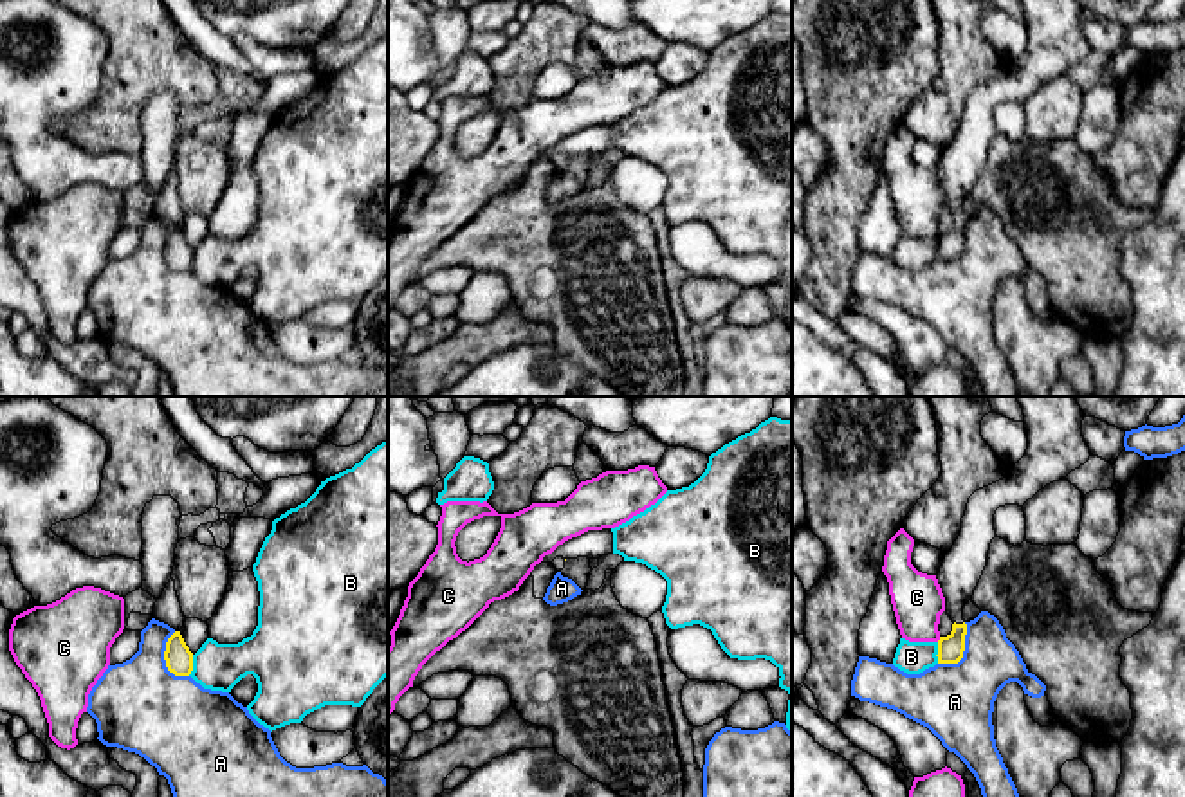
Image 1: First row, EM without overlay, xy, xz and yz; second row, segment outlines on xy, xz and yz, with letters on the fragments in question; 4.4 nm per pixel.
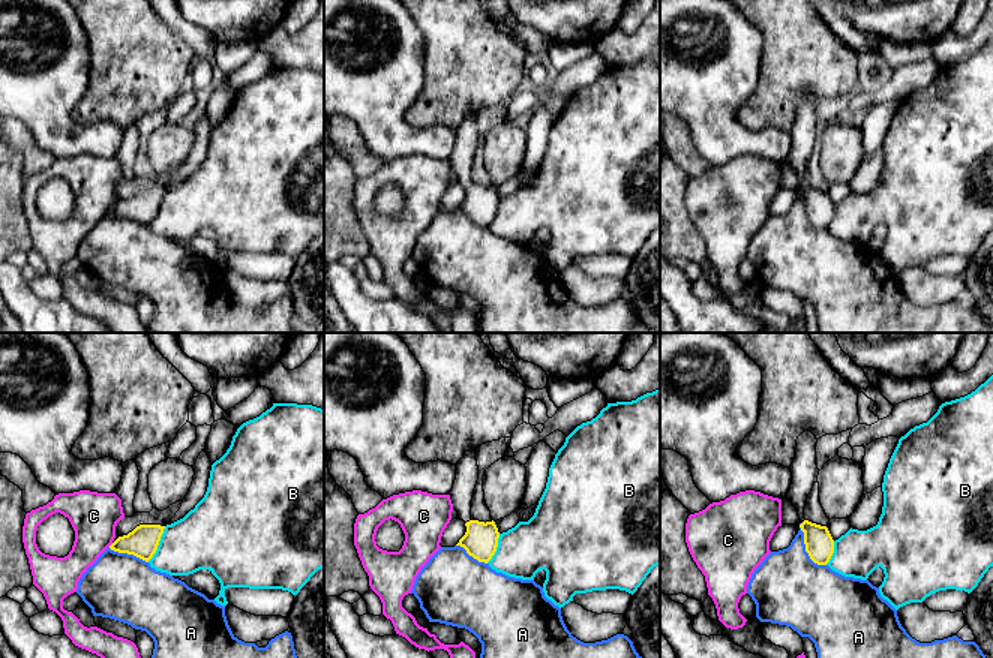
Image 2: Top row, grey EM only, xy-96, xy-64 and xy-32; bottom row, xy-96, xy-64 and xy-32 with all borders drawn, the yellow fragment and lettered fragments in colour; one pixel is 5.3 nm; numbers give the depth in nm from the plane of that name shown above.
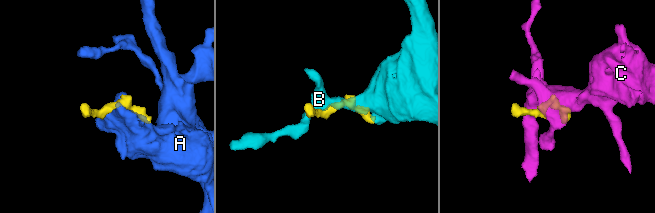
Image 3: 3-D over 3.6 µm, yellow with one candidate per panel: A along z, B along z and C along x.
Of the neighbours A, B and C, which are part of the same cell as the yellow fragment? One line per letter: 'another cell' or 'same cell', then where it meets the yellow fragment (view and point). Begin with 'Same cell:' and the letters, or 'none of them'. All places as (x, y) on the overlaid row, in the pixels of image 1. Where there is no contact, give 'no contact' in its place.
Same cell: none of them
A: another cell | xy (165, 659)
B: another cell | xy (192, 666)
C: another cell | yz (940, 639)

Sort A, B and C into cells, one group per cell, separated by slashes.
A / B / C

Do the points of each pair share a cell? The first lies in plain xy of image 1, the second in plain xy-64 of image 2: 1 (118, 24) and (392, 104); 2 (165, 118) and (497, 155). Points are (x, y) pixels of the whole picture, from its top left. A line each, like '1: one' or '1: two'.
1: two
2: two

